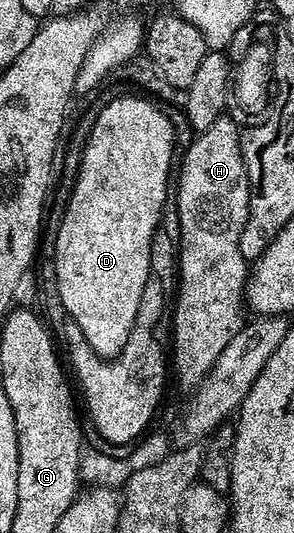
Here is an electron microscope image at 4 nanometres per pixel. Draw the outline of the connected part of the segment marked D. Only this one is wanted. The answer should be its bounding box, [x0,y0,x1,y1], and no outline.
[54,96,174,358]

